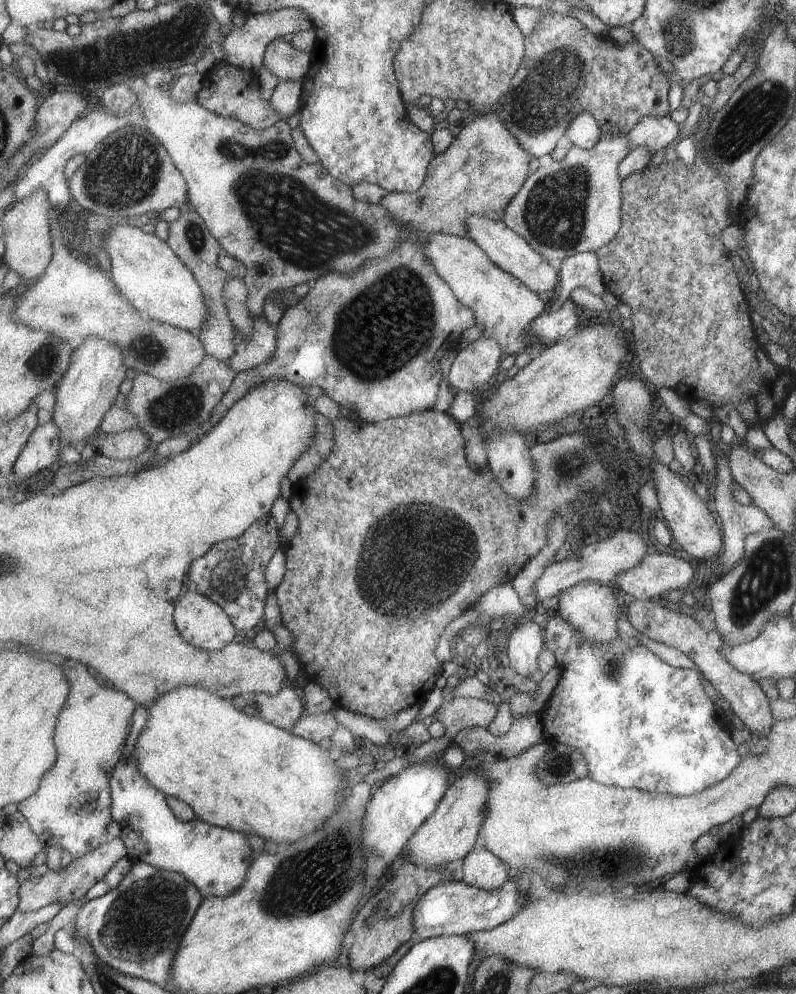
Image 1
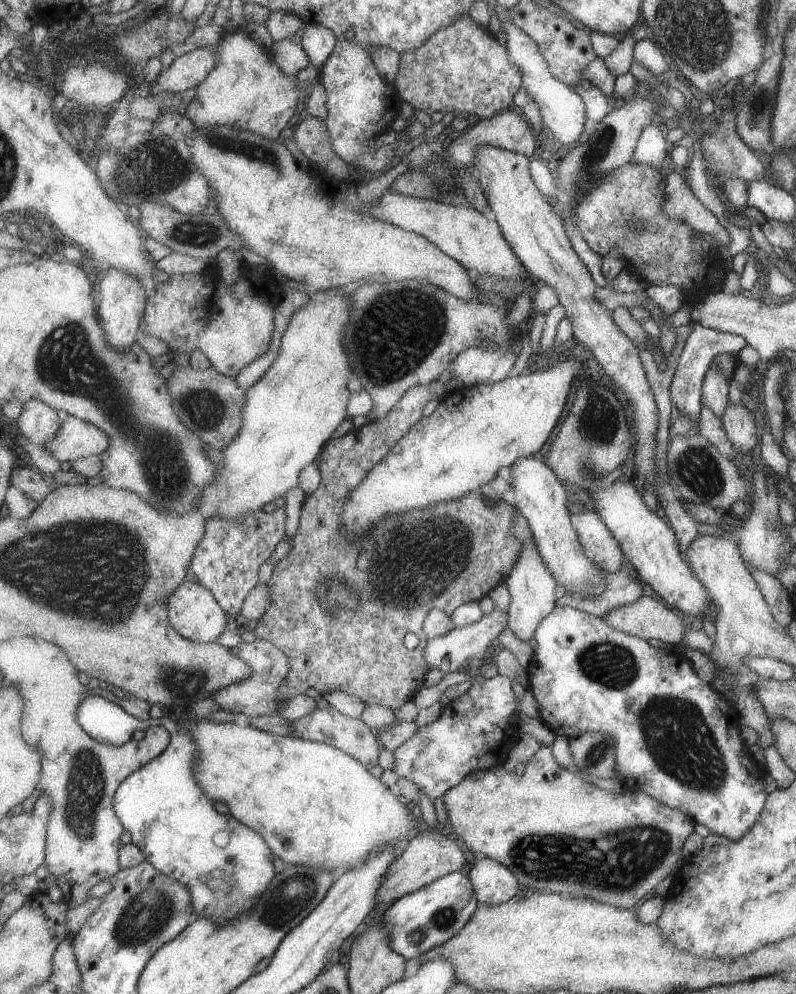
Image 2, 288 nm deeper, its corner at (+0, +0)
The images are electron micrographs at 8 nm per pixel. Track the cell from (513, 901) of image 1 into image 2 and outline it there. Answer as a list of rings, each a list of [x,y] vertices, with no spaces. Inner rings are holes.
[[[453,872],[449,876],[443,876],[435,880],[433,884],[421,888],[419,892],[403,896],[403,900],[397,900],[383,916],[385,924],[391,926],[393,936],[393,948],[405,956],[421,958],[423,954],[431,952],[437,946],[447,944],[455,936],[467,928],[467,924],[473,920],[473,916],[479,912],[479,896],[473,888],[473,882],[469,876],[461,872]]]

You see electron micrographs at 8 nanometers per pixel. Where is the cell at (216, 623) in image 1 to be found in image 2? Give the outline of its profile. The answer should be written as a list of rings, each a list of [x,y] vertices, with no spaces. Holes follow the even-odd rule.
[[[183,582],[179,590],[169,598],[169,608],[171,608],[171,624],[175,630],[185,636],[187,640],[199,642],[199,644],[215,644],[215,640],[227,632],[227,610],[223,604],[219,604],[215,592],[199,582]]]

